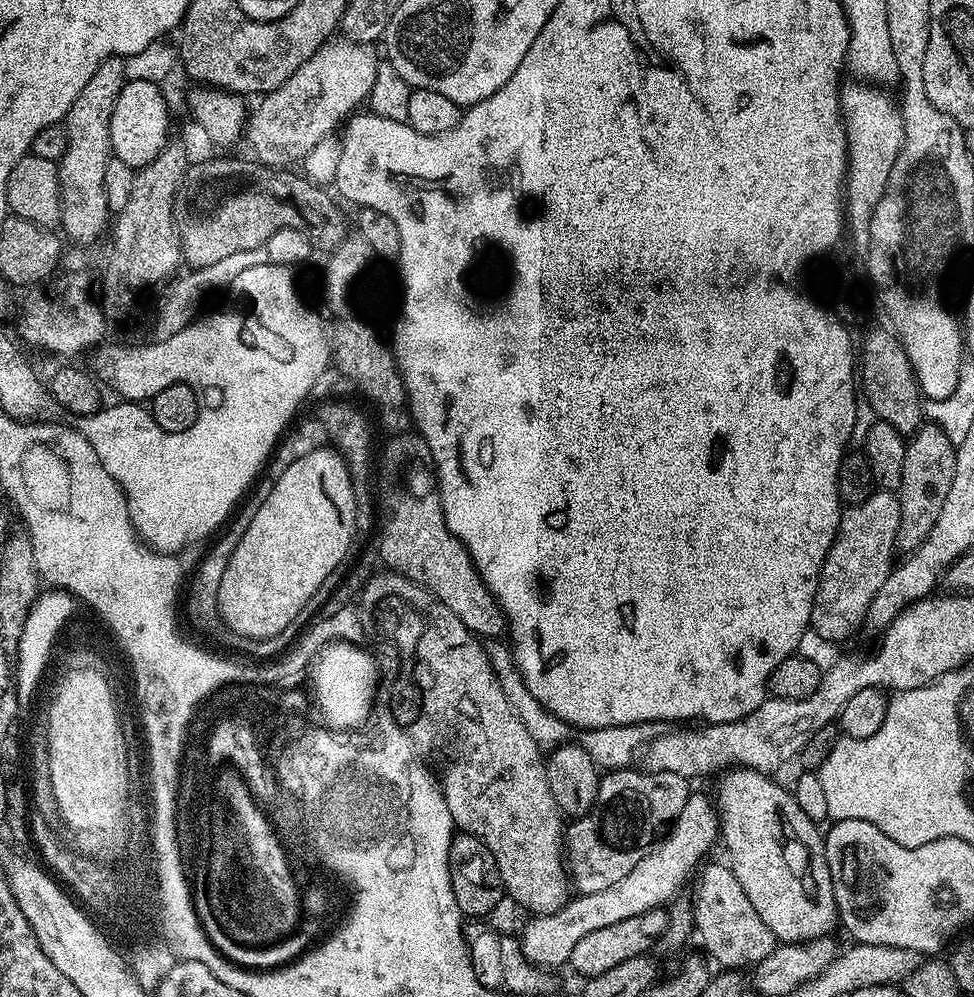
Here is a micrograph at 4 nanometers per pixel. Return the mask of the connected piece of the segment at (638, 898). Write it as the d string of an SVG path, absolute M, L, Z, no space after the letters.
M689 795L686 806L682 806L682 814L678 814L678 818L667 829L663 839L652 847L646 854L646 858L642 858L642 862L638 862L638 866L634 866L634 870L630 870L630 874L626 874L626 878L614 882L614 886L609 886L607 890L597 890L596 893L585 896L573 895L568 903L562 906L562 910L558 910L554 914L532 916L522 929L524 957L531 964L545 970L556 970L559 964L562 966L568 964L570 954L574 954L574 945L581 938L586 938L586 934L591 934L593 930L603 930L606 926L614 926L614 922L626 922L626 918L634 918L634 914L646 914L646 910L654 910L667 905L677 895L675 892L687 882L688 875L690 875L690 880L693 873L697 871L698 865L705 859L703 856L711 850L715 840L717 843L719 836L720 818L715 803L710 802L709 797L707 800L704 796Z

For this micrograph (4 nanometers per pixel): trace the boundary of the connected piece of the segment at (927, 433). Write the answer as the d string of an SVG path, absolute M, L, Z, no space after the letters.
M925 423L907 441L907 445L898 489L902 518L896 539L897 549L904 554L918 547L926 538L926 534L934 530L934 522L938 522L938 514L942 514L946 494L950 494L950 482L954 482L956 465L956 445L952 444L946 436L946 431L936 423Z

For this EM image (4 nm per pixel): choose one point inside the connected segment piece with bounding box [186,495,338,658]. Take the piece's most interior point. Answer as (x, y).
(203, 611)

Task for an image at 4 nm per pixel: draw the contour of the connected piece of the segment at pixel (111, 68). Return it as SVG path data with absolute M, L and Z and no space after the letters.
M107 56L94 70L90 82L82 94L74 98L67 116L62 121L66 130L66 154L58 161L60 169L60 223L63 235L76 244L88 244L100 235L105 235L110 224L110 213L106 206L106 190L102 177L106 174L106 162L113 159L110 142L110 114L114 114L114 102L122 94L127 81L125 57Z

